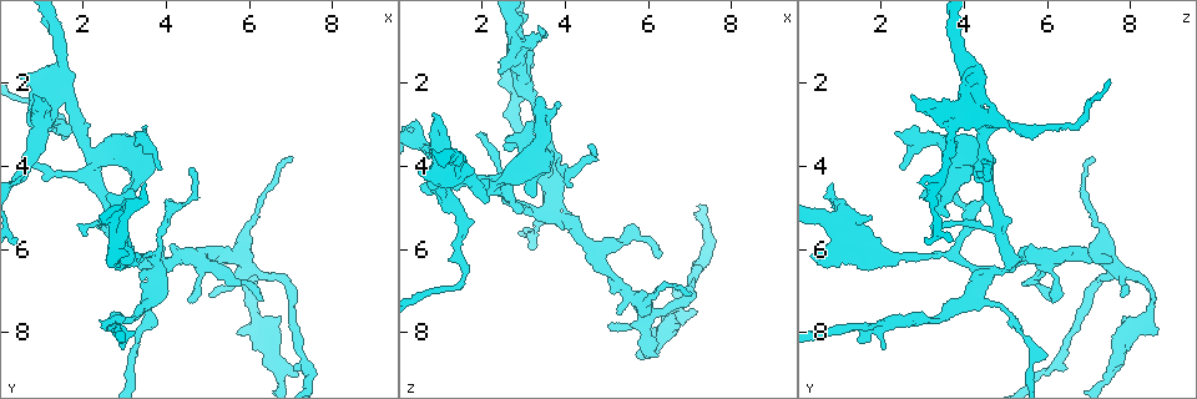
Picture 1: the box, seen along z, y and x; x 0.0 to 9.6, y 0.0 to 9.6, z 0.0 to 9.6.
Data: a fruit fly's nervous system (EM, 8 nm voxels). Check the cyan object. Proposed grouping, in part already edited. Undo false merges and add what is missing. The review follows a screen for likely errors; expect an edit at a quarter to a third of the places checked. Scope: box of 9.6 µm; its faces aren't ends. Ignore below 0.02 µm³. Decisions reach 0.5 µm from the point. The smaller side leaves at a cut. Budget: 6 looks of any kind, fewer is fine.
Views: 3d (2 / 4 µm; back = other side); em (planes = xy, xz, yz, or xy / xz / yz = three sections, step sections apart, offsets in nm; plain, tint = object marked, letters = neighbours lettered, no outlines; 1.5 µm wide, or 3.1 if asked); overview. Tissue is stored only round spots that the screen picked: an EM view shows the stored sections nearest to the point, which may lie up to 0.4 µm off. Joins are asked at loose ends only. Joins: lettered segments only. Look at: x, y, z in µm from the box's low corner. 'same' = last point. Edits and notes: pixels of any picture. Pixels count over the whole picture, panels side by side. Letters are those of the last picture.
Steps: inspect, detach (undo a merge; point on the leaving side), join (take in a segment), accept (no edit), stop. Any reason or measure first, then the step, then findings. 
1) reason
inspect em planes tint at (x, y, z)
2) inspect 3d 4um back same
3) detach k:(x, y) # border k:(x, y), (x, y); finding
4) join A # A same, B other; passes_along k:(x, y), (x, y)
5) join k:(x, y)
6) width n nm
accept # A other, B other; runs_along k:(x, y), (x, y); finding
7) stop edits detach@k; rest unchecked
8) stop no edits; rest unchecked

free end
inspect em yz step 8 letters at (5.05, 7.10, 7.75)

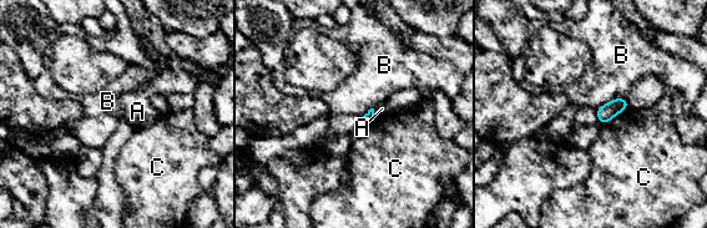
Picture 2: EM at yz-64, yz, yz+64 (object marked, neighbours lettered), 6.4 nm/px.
accept # A other, B other, C other; border 2:(625, 97), (610, 100), (596, 111); none of them fits

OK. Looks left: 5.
thick turns thin
inspect 3d 4um at (6.80, 9.05, 7.45)

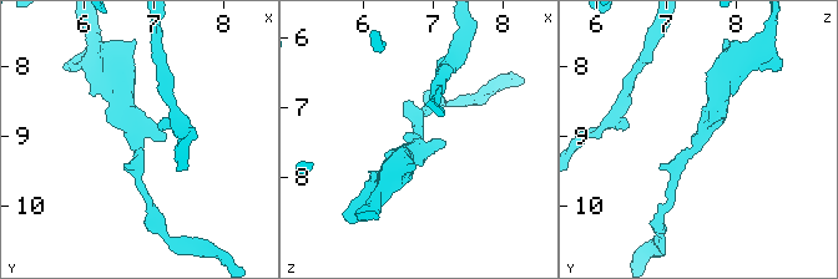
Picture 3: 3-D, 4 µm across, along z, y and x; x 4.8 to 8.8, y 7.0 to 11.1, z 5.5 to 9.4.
now the EM
inspect em xy step 4 plain at (6.75, 9.05, 7.45)

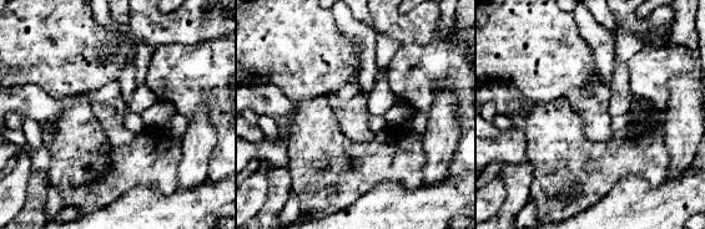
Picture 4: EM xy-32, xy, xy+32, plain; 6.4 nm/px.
inspect em xy step 4 letters same

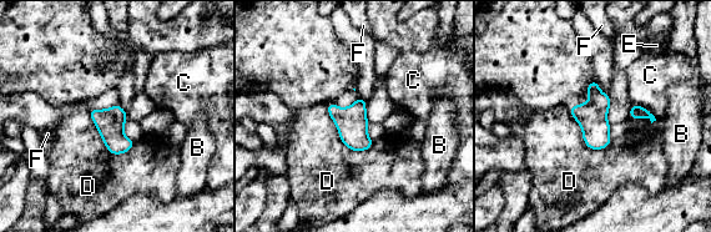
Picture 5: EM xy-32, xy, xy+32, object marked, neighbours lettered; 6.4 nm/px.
accept # B other, C other, D other, E other, F other; continuous, no second neuron

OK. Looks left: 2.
abrupt turn
inspect em planes letters at (3.50, 6.45, 5.05)

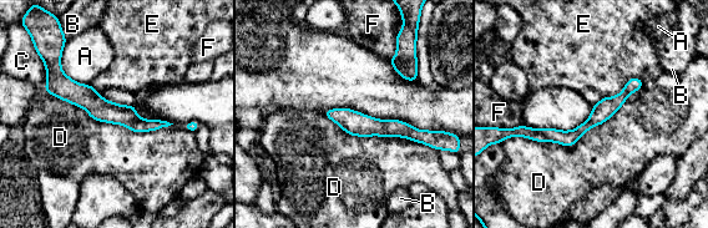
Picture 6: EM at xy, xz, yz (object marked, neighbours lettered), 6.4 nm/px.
accept # A other, B other, C other, D other, E other, F other; border 6:(645, 84), (571, 146), (510, 137); one neuron here

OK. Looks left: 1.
stop no edits; rest unchecked

